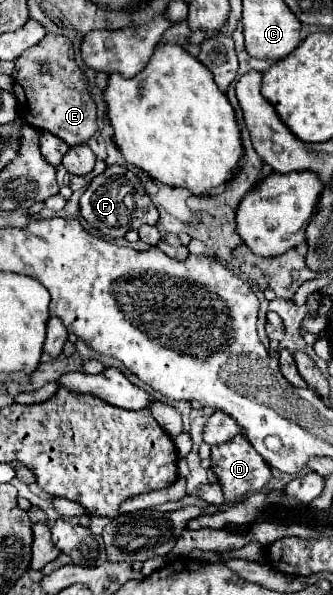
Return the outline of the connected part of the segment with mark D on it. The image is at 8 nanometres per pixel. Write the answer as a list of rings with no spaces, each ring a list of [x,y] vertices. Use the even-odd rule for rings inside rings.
[[[235,435],[231,443],[211,449],[211,467],[219,479],[219,485],[223,487],[227,501],[239,501],[239,497],[243,495],[257,493],[271,481],[271,469],[267,461],[251,447],[245,435]]]

